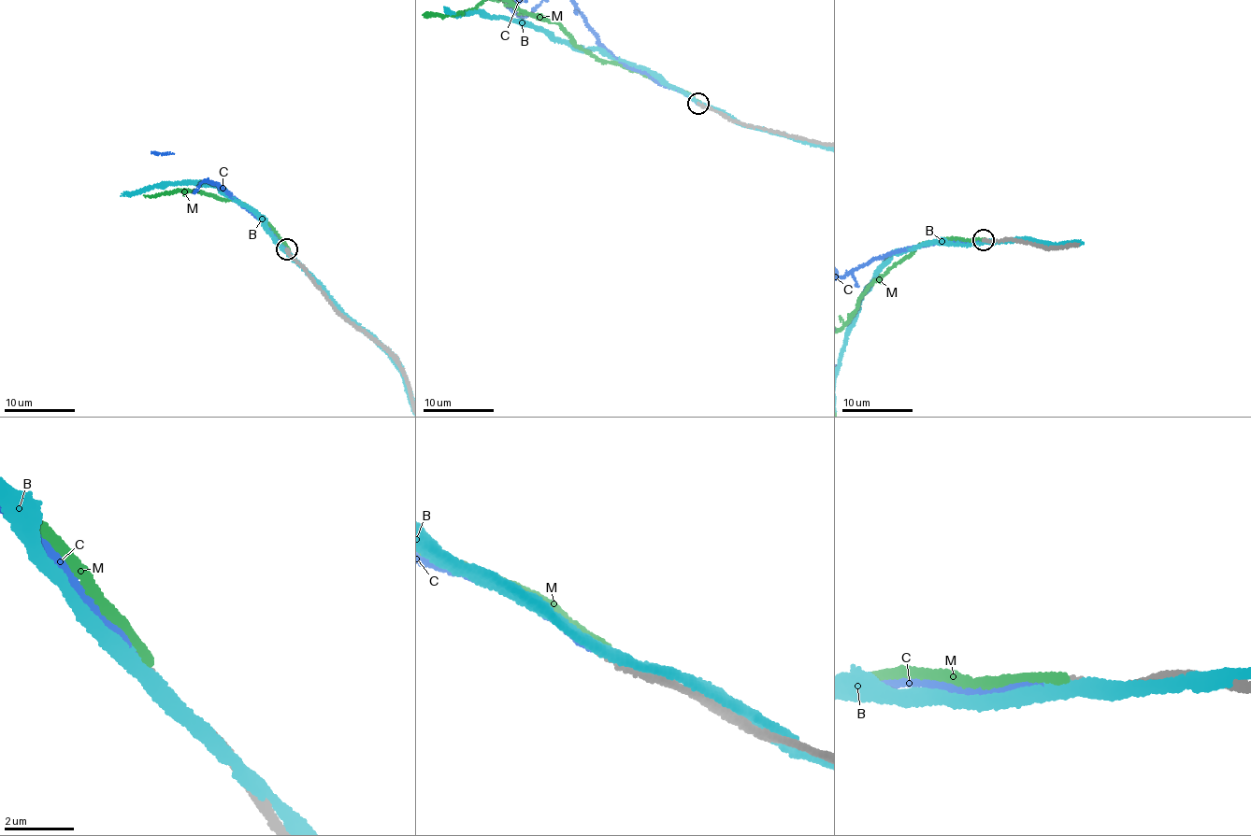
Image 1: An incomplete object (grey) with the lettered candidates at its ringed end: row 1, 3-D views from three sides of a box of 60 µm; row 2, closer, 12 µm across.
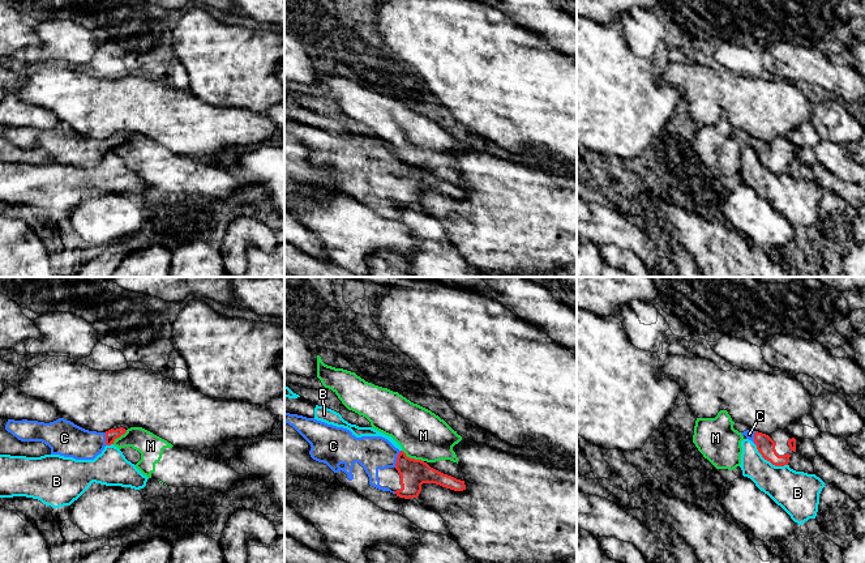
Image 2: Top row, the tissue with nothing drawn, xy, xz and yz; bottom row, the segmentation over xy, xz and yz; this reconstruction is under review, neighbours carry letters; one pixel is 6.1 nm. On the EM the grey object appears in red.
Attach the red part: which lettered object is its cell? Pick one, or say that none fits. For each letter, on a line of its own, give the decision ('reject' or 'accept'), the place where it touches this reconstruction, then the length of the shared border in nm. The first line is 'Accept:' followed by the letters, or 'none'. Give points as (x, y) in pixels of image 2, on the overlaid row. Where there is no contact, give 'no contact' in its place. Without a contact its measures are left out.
Accept: C
B: reject; meets red in yz at (770, 461); contact 240 nm long
C: accept; meets red in xz at (397, 459); contact 110 nm long
M: reject; meets red in xz at (412, 459); contact 150 nm long

